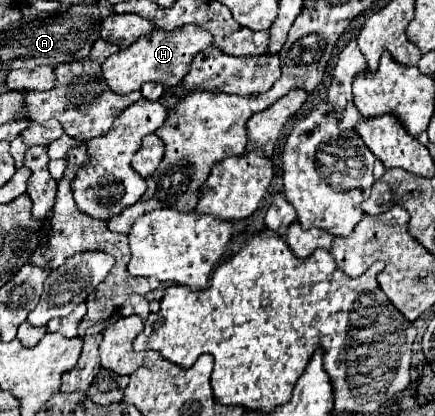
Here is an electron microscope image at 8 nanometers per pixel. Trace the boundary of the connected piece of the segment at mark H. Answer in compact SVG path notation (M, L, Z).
M185 25L183 29L175 29L175 31L165 31L155 27L155 33L151 33L151 37L139 37L135 45L111 55L103 63L101 75L107 81L109 89L119 95L139 91L143 83L149 83L149 81L163 83L165 87L175 87L179 85L179 81L183 81L183 77L187 75L187 69L191 69L193 57L199 51L207 49L211 43L213 43L211 33L207 33L207 29L201 29L197 25Z

